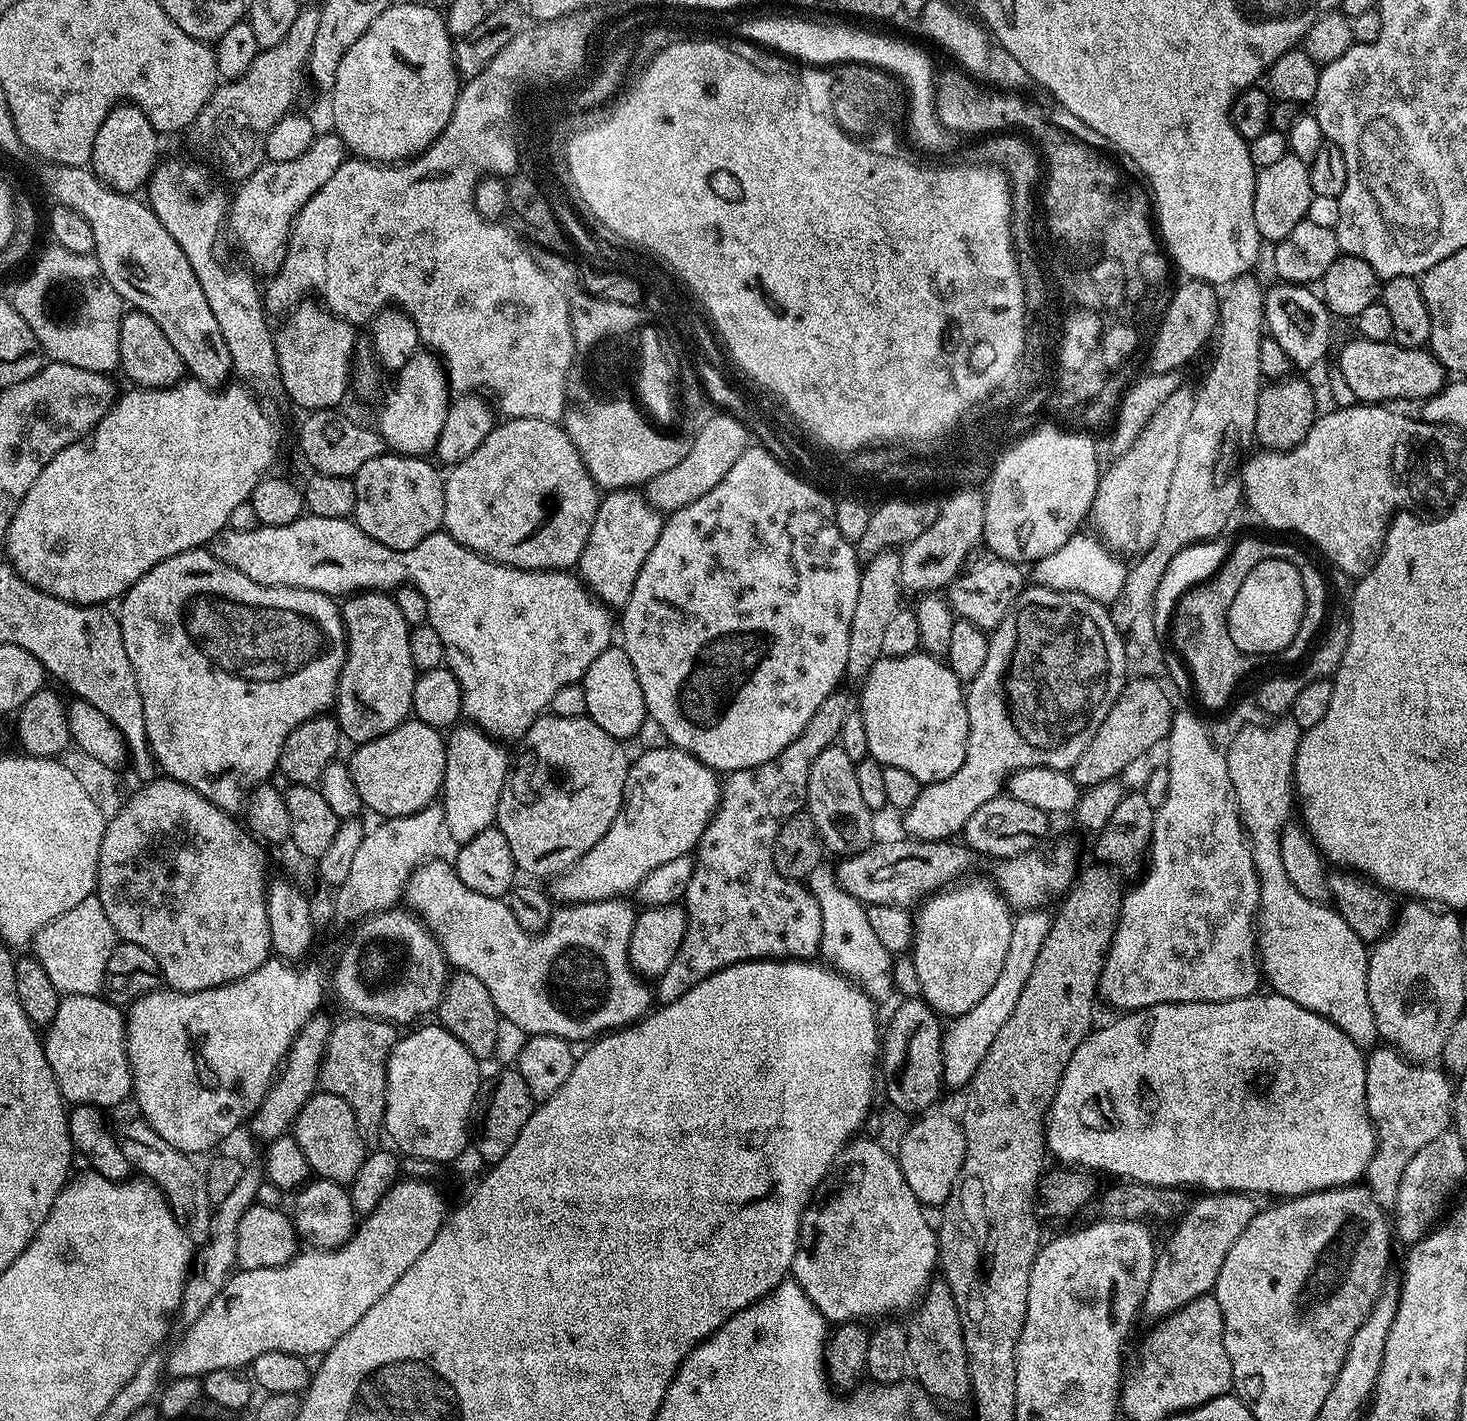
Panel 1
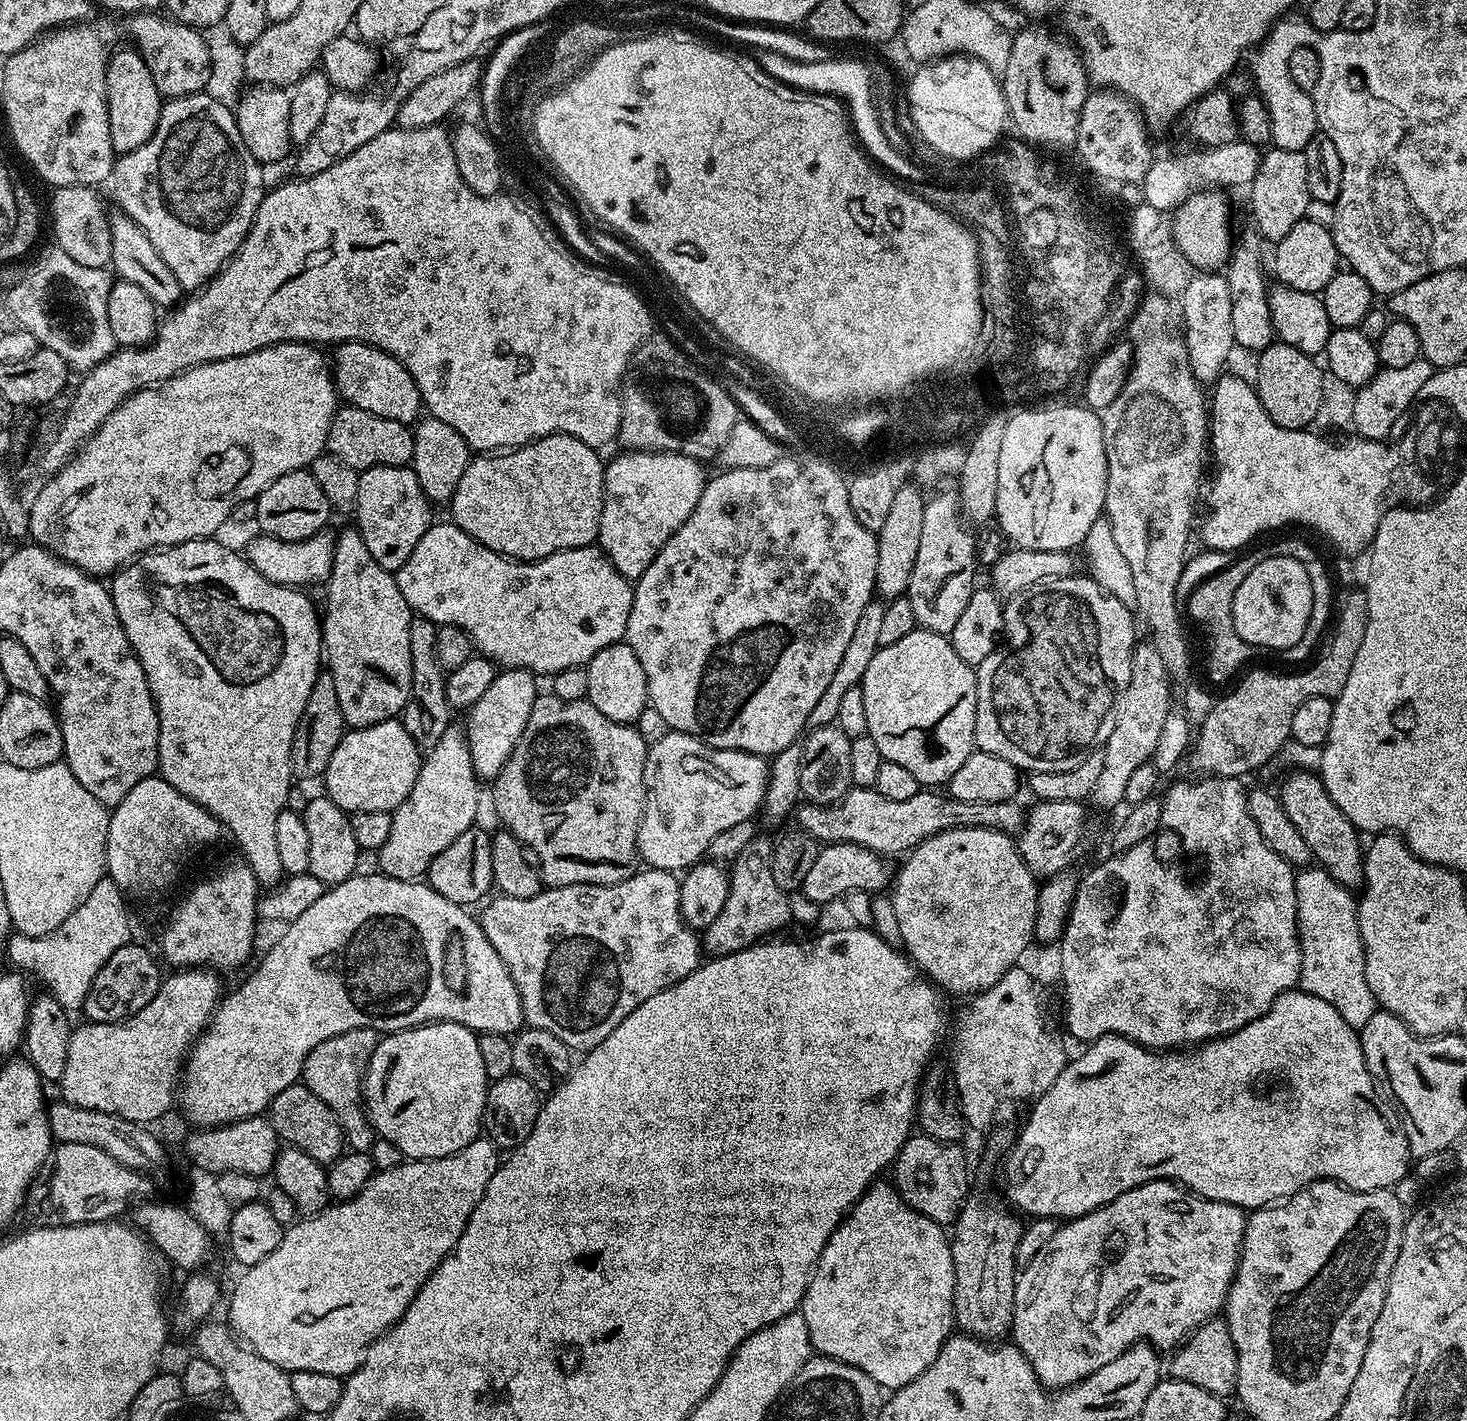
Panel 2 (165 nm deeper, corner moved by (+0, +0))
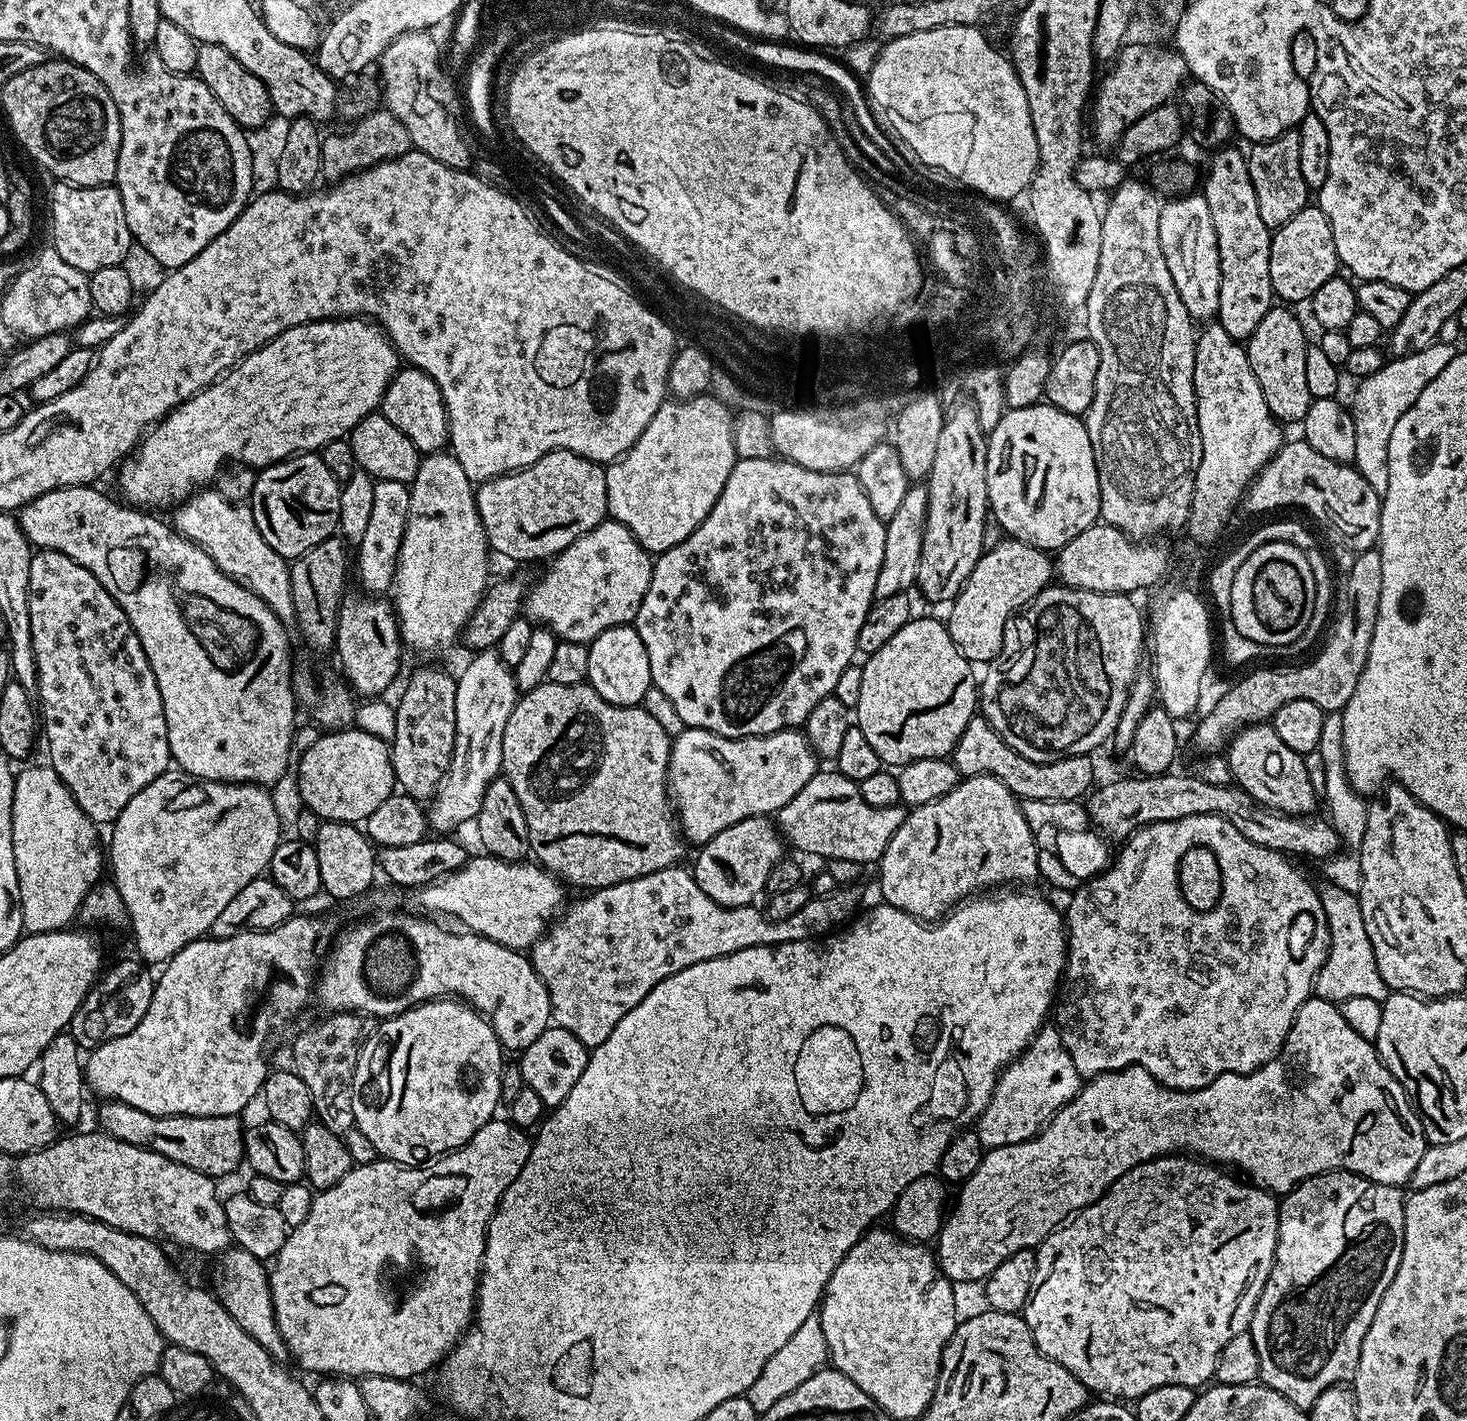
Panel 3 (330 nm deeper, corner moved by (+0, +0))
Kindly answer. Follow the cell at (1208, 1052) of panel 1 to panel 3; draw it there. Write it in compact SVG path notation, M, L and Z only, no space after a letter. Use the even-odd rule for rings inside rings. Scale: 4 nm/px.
M1308 999L1296 1011L1296 1017L1290 1026L1290 1034L1286 1034L1286 1042L1278 1050L1275 1058L1250 1074L1234 1074L1233 1072L1222 1074L1218 1078L1214 1078L1214 1082L1210 1082L1210 1086L1198 1090L1179 1092L1164 1084L1159 1084L1140 1064L1133 1064L1131 1068L1123 1068L1117 1072L1103 1072L1091 1077L1070 1103L1054 1113L1052 1119L1041 1128L1038 1135L1030 1137L1026 1142L998 1146L985 1151L982 1162L978 1162L978 1170L974 1170L972 1177L959 1185L960 1193L957 1196L955 1193L954 1203L945 1215L944 1225L940 1227L940 1234L934 1241L934 1255L941 1273L953 1282L987 1280L988 1275L994 1269L1002 1266L1002 1262L1006 1262L1006 1258L1018 1254L1018 1250L1039 1248L1050 1233L1055 1232L1061 1224L1079 1212L1080 1209L1085 1208L1088 1204L1093 1204L1099 1196L1104 1195L1104 1191L1115 1180L1122 1178L1122 1174L1134 1170L1134 1166L1138 1166L1142 1162L1150 1162L1159 1156L1191 1154L1205 1162L1211 1162L1217 1166L1227 1166L1229 1169L1243 1174L1251 1183L1257 1184L1258 1187L1273 1194L1287 1194L1303 1180L1309 1180L1311 1176L1321 1176L1324 1172L1337 1170L1353 1172L1379 1184L1407 1185L1414 1174L1414 1166L1418 1166L1418 1162L1422 1162L1422 1154L1426 1147L1420 1117L1402 1085L1394 1079L1388 1067L1380 1060L1375 1043L1369 1037L1367 1040L1336 1008L1339 1007L1330 1000Z

